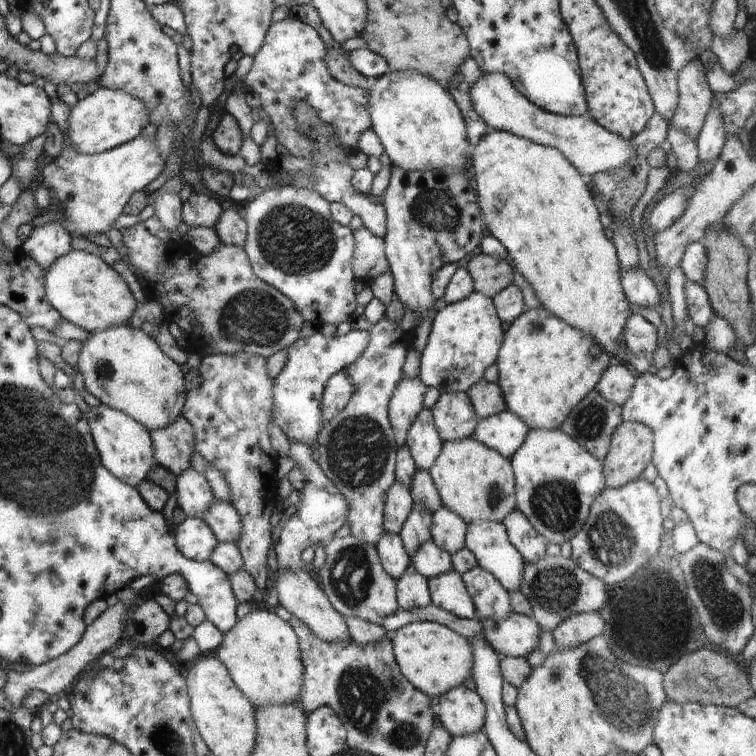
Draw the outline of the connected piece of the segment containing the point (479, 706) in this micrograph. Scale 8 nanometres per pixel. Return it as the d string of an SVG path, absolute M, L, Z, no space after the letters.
M460 684L458 688L439 696L438 717L451 736L470 736L483 730L485 704L480 695Z

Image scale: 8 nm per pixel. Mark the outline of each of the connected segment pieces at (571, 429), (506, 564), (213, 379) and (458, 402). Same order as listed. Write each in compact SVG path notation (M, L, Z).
M594 388L572 408L560 429L594 458L604 461L613 432L622 421L621 405L604 400Z
M482 520L482 522L476 522L476 524L467 524L465 547L477 558L477 565L497 578L506 592L520 591L526 562L510 542L504 523Z
M247 353L236 355L212 354L202 358L198 368L190 367L184 372L186 400L182 416L192 425L196 438L196 451L204 460L224 475L230 488L230 501L242 520L242 536L237 542L243 567L254 579L256 588L266 591L268 588L267 554L270 548L271 530L270 516L278 507L279 480L276 477L276 452L270 446L268 425L273 421L272 388L274 379L267 372L267 359L262 356L250 356Z
M443 392L440 395L431 411L442 442L454 442L473 436L480 418L470 405L468 393Z

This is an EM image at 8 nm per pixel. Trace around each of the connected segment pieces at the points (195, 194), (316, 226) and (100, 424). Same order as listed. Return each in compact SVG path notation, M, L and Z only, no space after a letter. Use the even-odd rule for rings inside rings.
M193 190L190 198L183 202L183 221L191 227L213 227L222 214L222 205L216 197Z
M288 184L264 189L256 198L250 198L246 202L243 217L247 224L244 249L252 270L260 280L292 300L294 308L306 322L312 322L321 328L325 324L338 326L354 317L357 302L354 292L356 278L352 272L355 248L353 230L349 226L338 224L332 218L329 202L317 190L294 188Z
M102 403L89 407L85 415L102 464L118 480L123 480L126 484L137 488L143 480L147 479L148 471L155 463L149 430L131 416Z

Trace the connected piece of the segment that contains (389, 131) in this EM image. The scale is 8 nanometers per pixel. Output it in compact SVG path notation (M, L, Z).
M415 70L394 71L371 80L368 92L368 112L371 128L378 135L384 152L388 154L391 165L406 172L424 172L424 170L442 170L446 176L456 176L466 170L471 147L467 140L466 126L456 102L447 89L434 78L420 74Z

